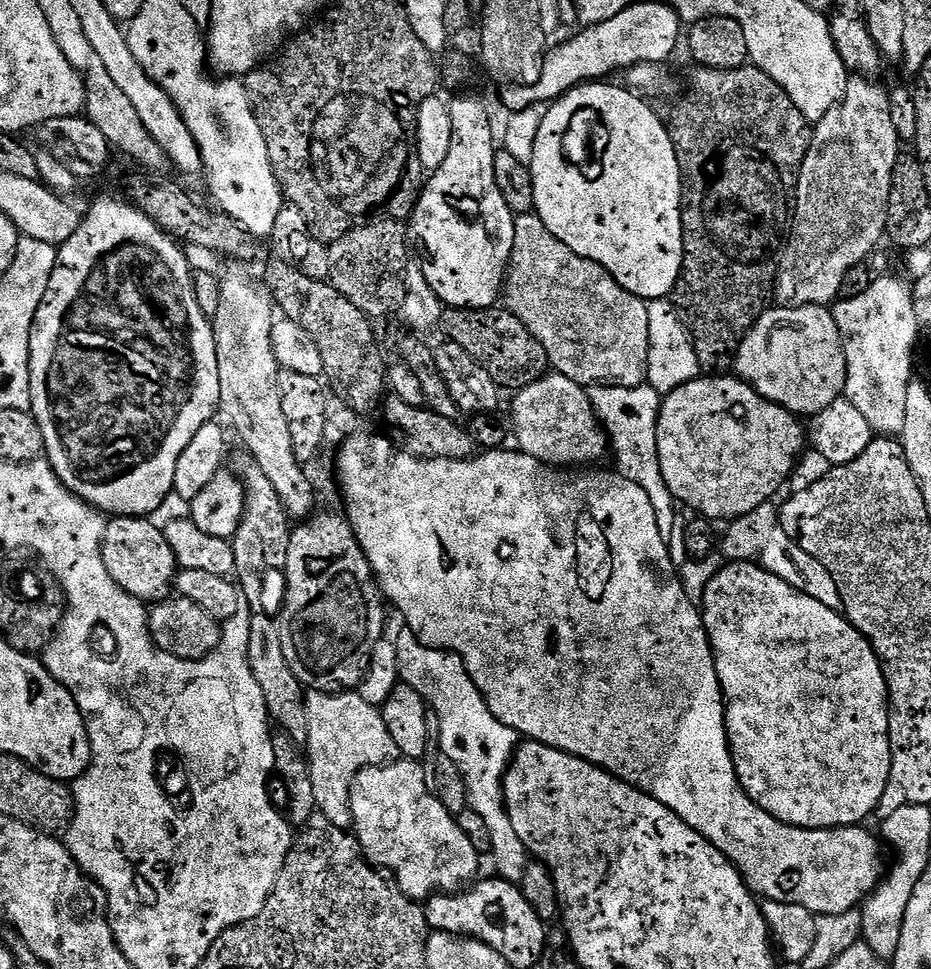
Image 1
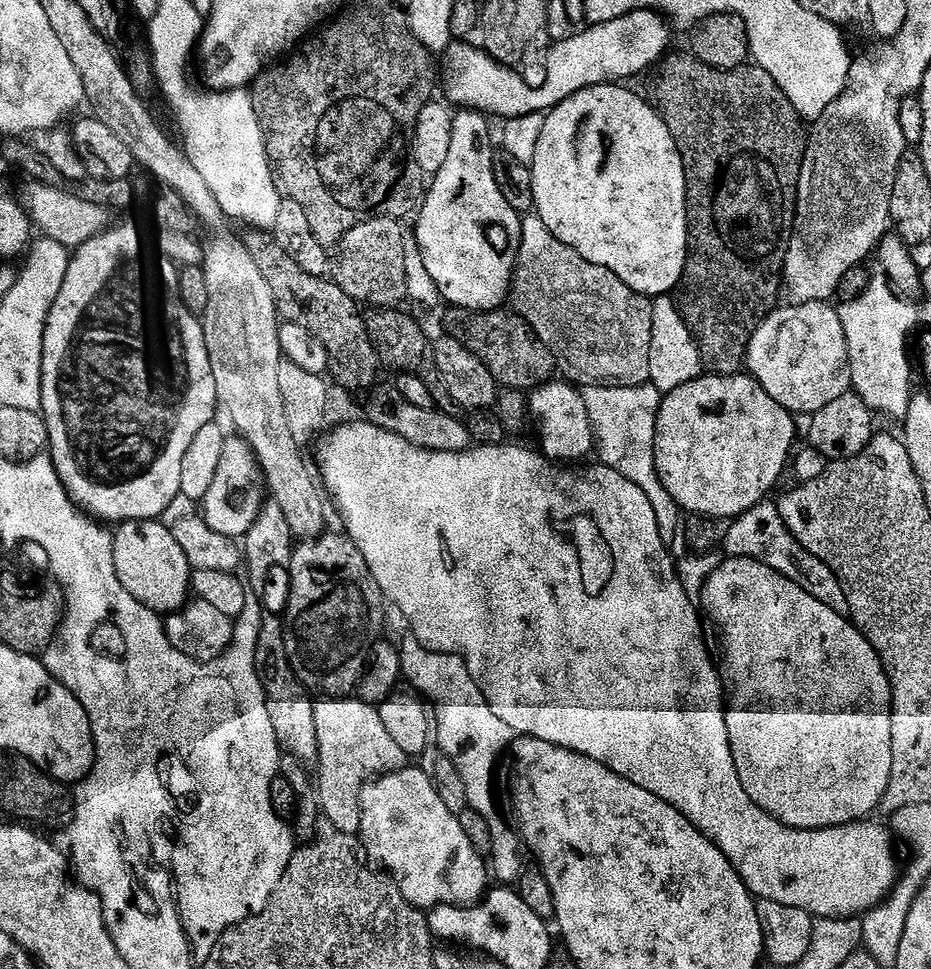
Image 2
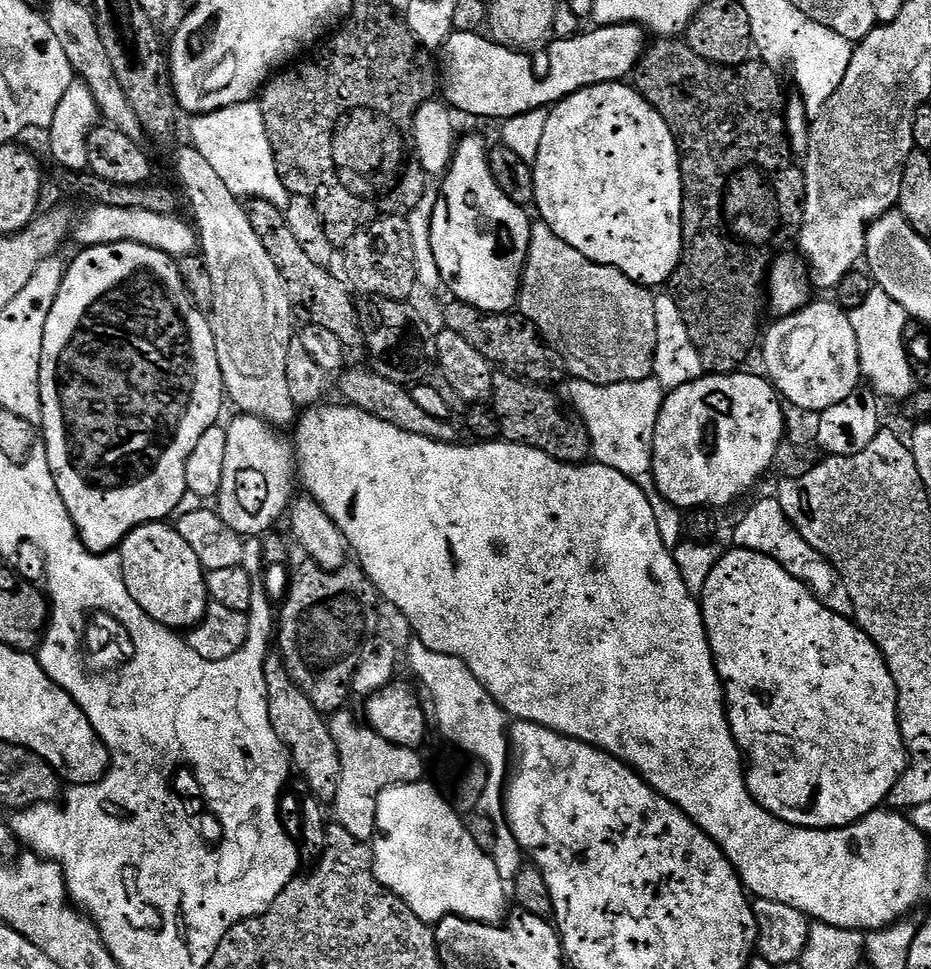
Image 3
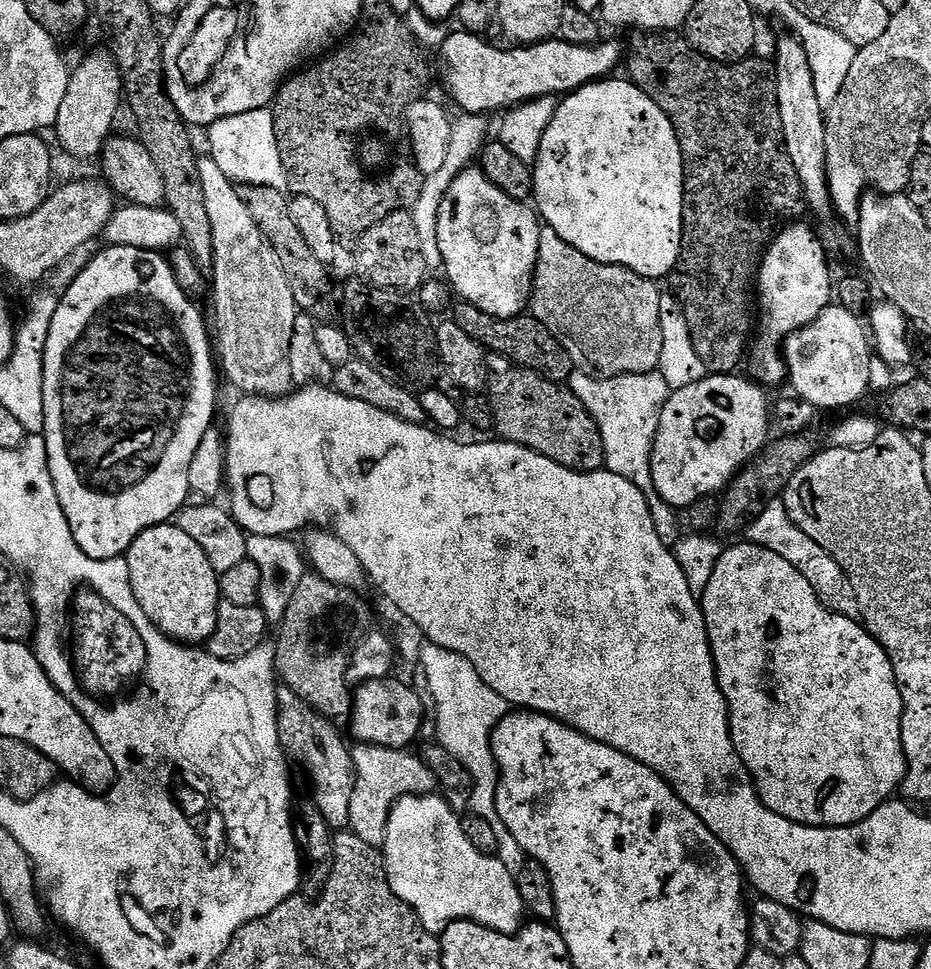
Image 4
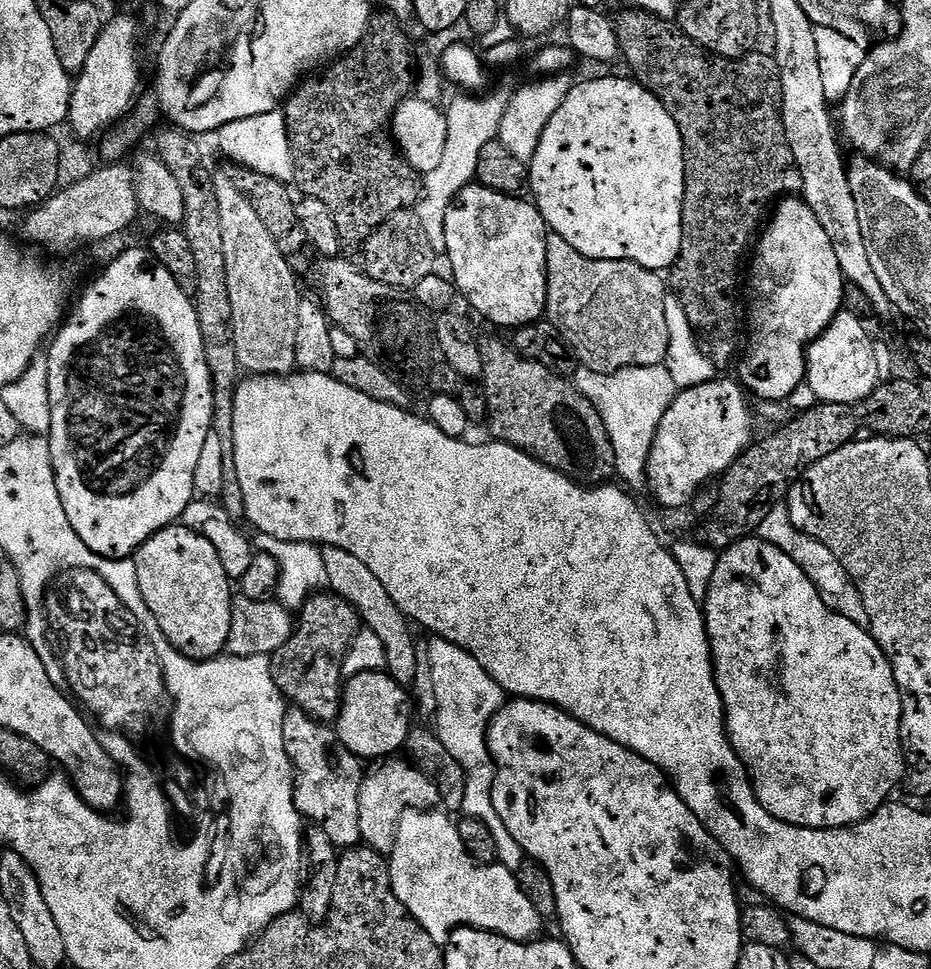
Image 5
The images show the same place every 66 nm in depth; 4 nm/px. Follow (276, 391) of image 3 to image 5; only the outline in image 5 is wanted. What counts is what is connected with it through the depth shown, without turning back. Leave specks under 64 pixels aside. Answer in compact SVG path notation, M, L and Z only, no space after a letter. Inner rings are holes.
M226 174L215 177L218 214L222 218L222 250L226 254L226 282L230 292L232 311L232 345L241 369L252 376L286 376L297 367L295 335L298 331L298 306L302 299L296 276L292 273L289 257L278 250L278 242L270 238L266 226L258 218L254 206L230 182Z

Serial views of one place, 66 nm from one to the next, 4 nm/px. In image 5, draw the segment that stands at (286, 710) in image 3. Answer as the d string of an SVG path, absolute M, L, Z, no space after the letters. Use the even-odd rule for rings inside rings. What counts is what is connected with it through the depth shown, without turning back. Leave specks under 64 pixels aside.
M292 706L285 711L282 737L294 773L292 797L296 810L305 821L321 828L335 842L337 849L347 850L361 843L358 826L358 798L366 772L359 756L354 755L336 737L327 723L311 720L302 709Z

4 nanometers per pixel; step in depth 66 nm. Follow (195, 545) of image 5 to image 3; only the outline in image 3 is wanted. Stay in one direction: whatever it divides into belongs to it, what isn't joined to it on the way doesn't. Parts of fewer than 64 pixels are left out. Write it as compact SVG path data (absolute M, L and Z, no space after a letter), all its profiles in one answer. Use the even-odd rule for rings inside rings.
M168 522L143 524L125 538L118 549L120 569L130 590L130 598L162 626L173 630L191 630L208 612L208 577L198 562L198 554Z

